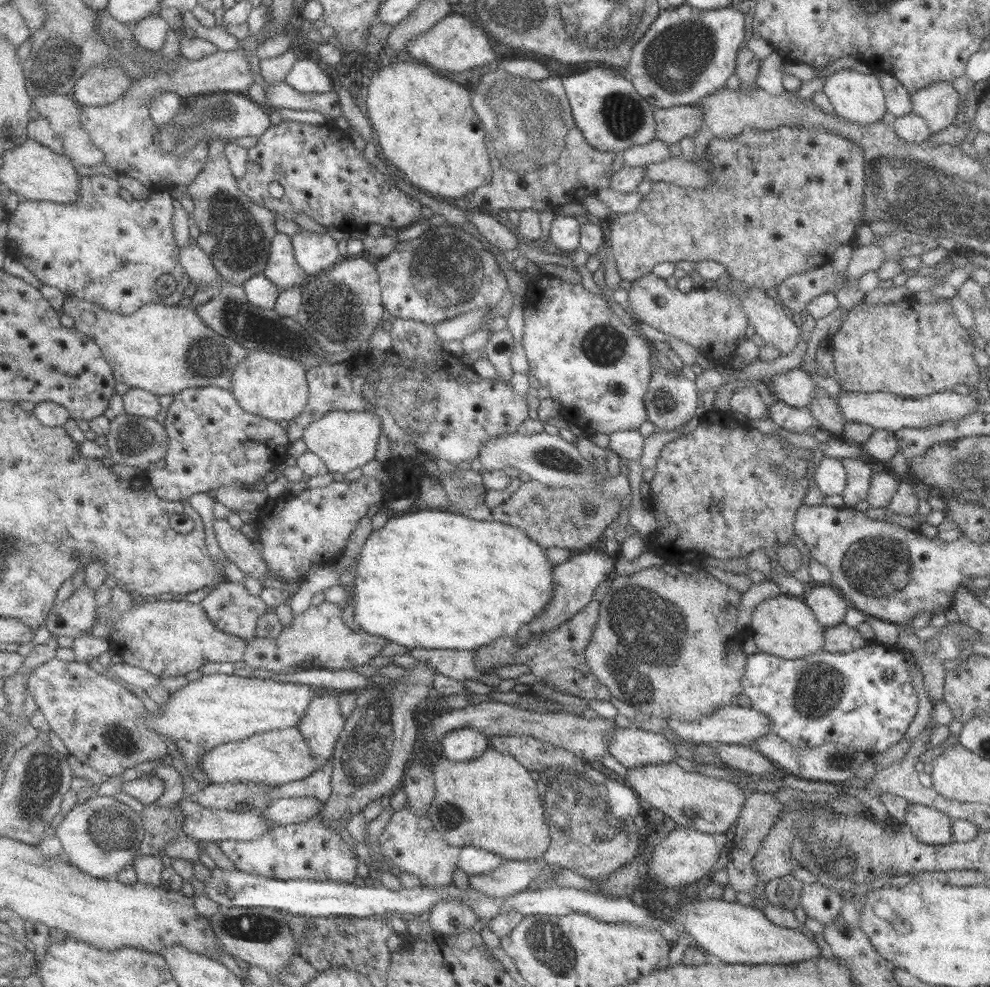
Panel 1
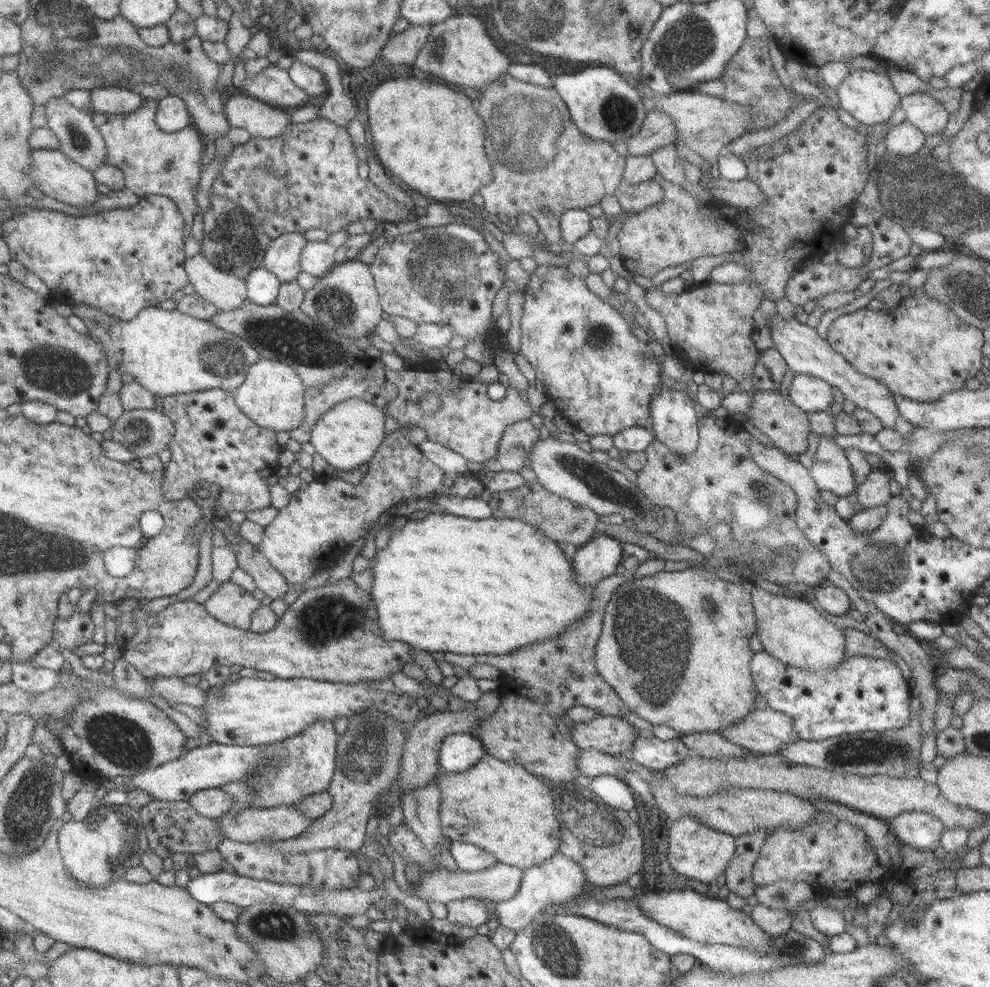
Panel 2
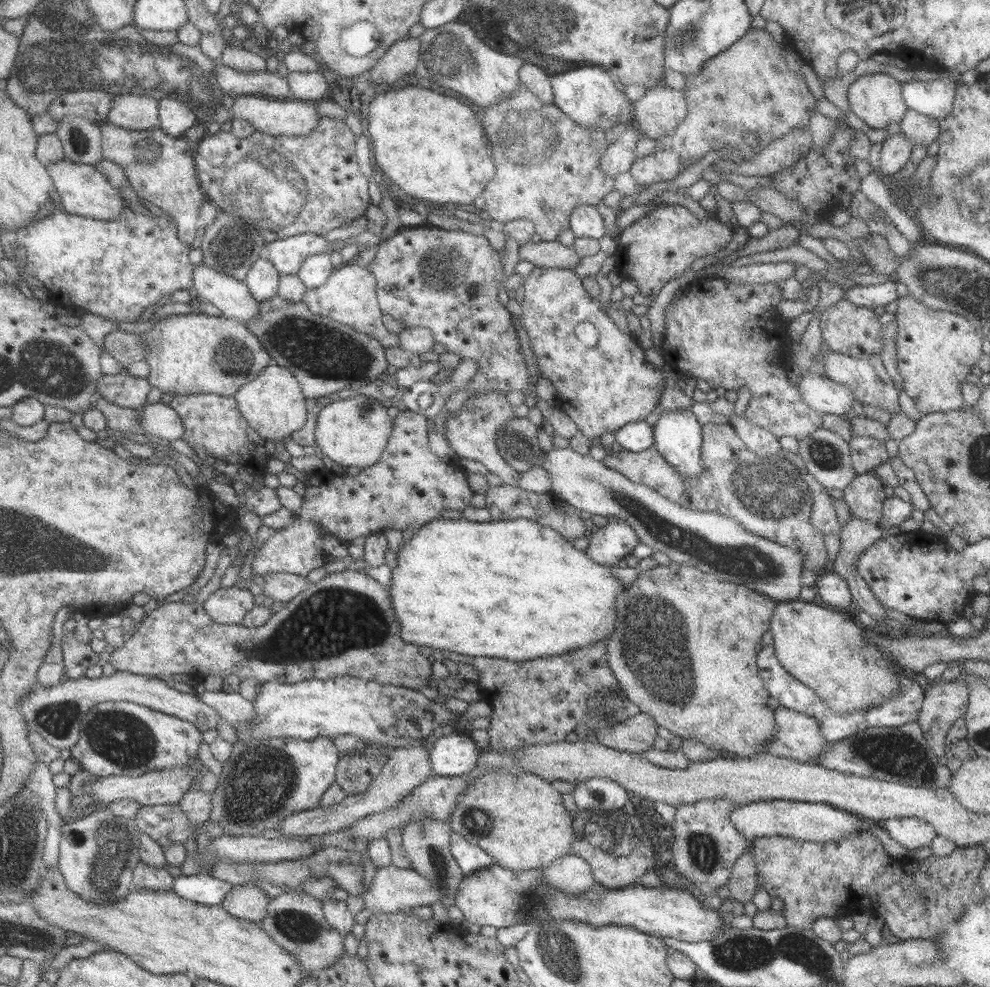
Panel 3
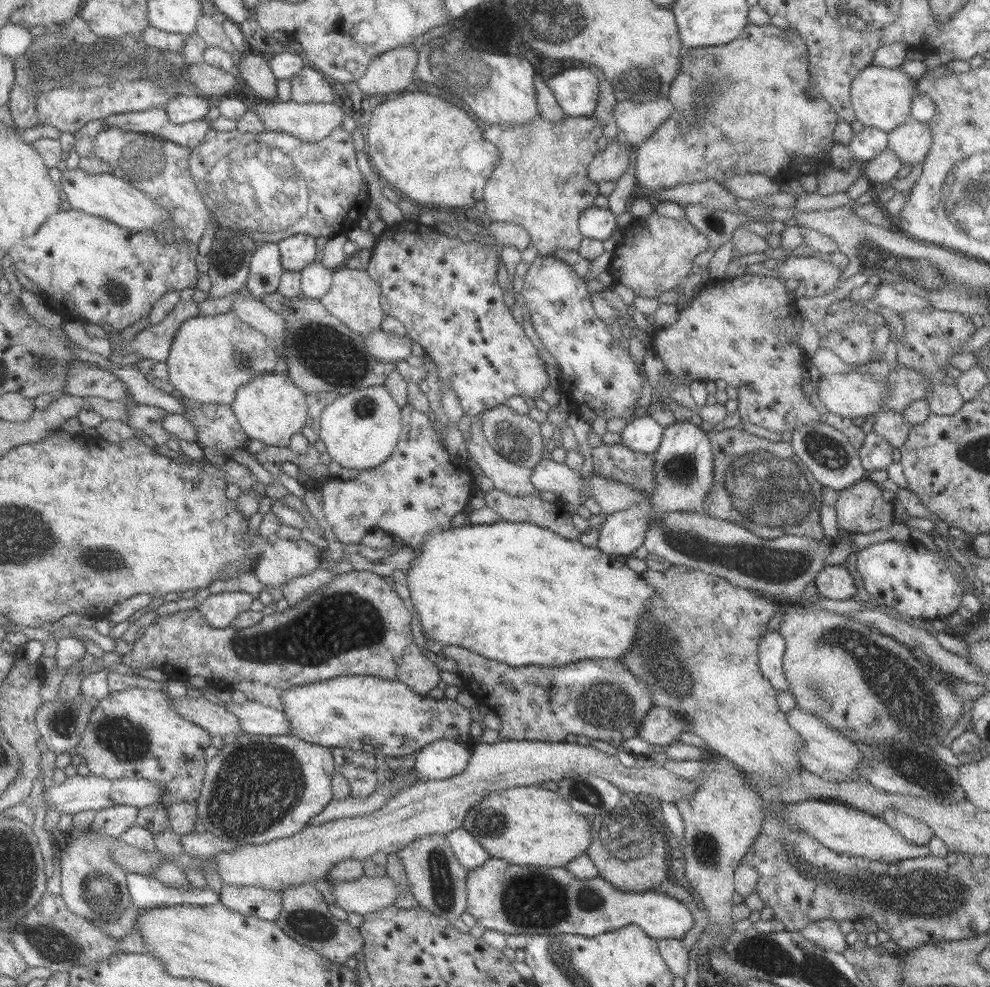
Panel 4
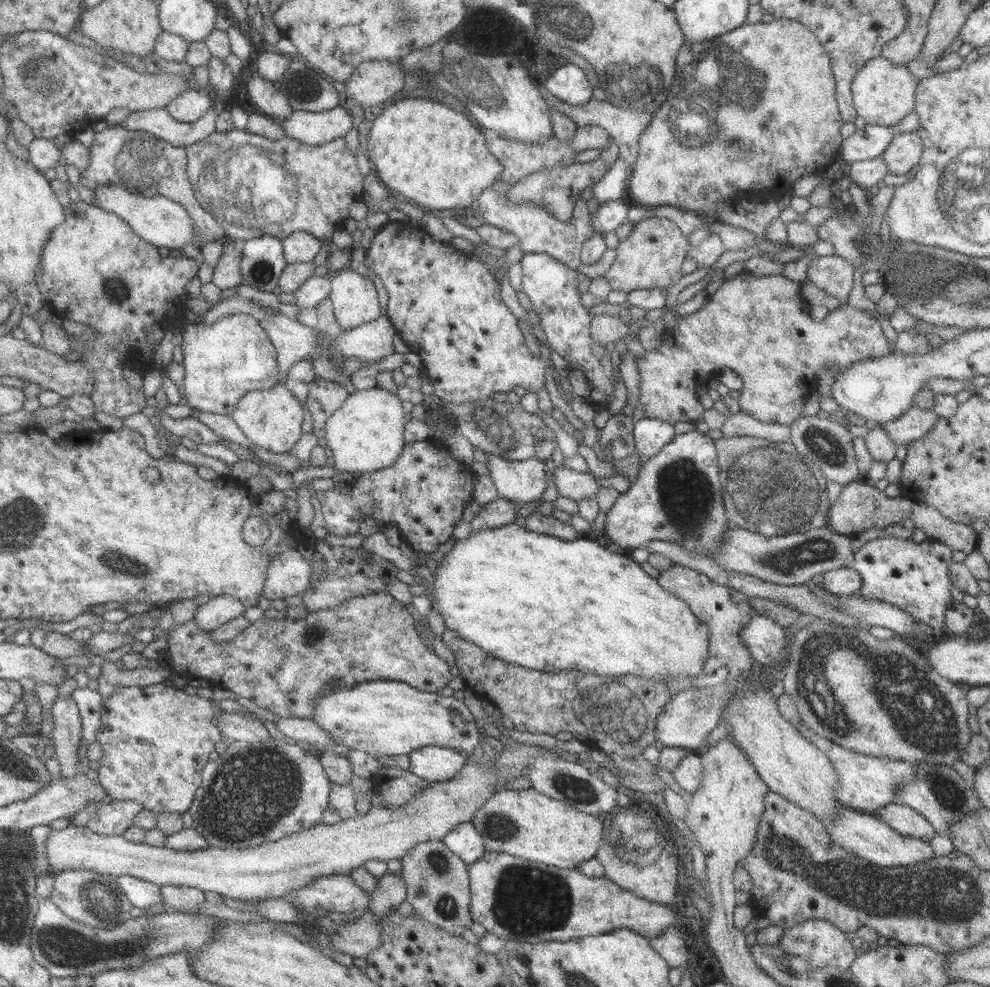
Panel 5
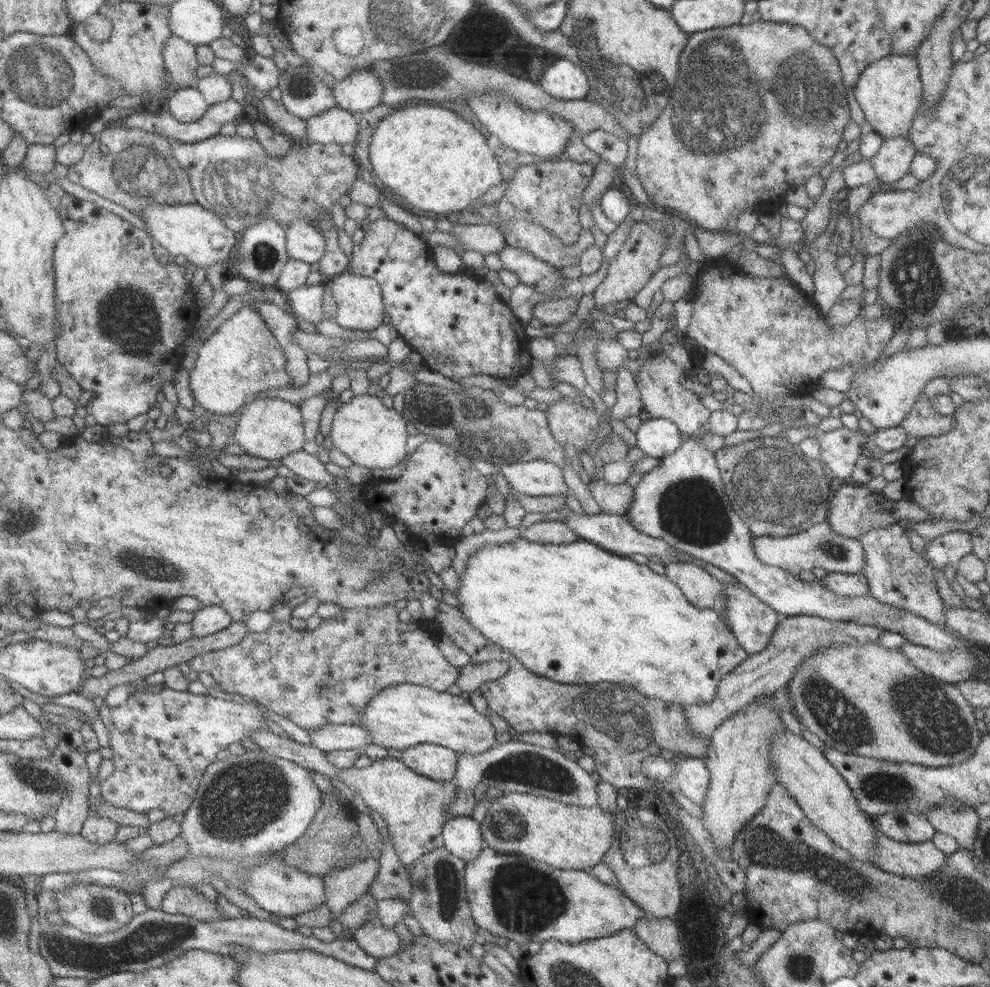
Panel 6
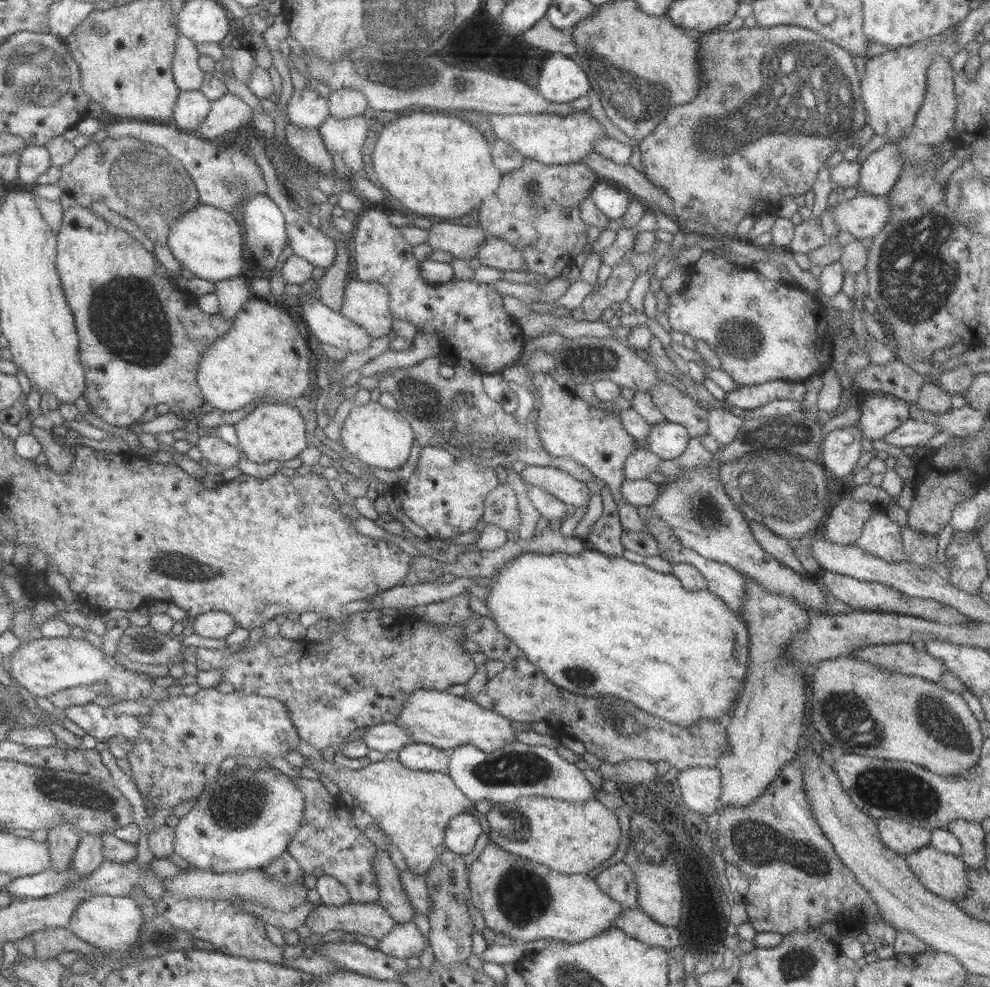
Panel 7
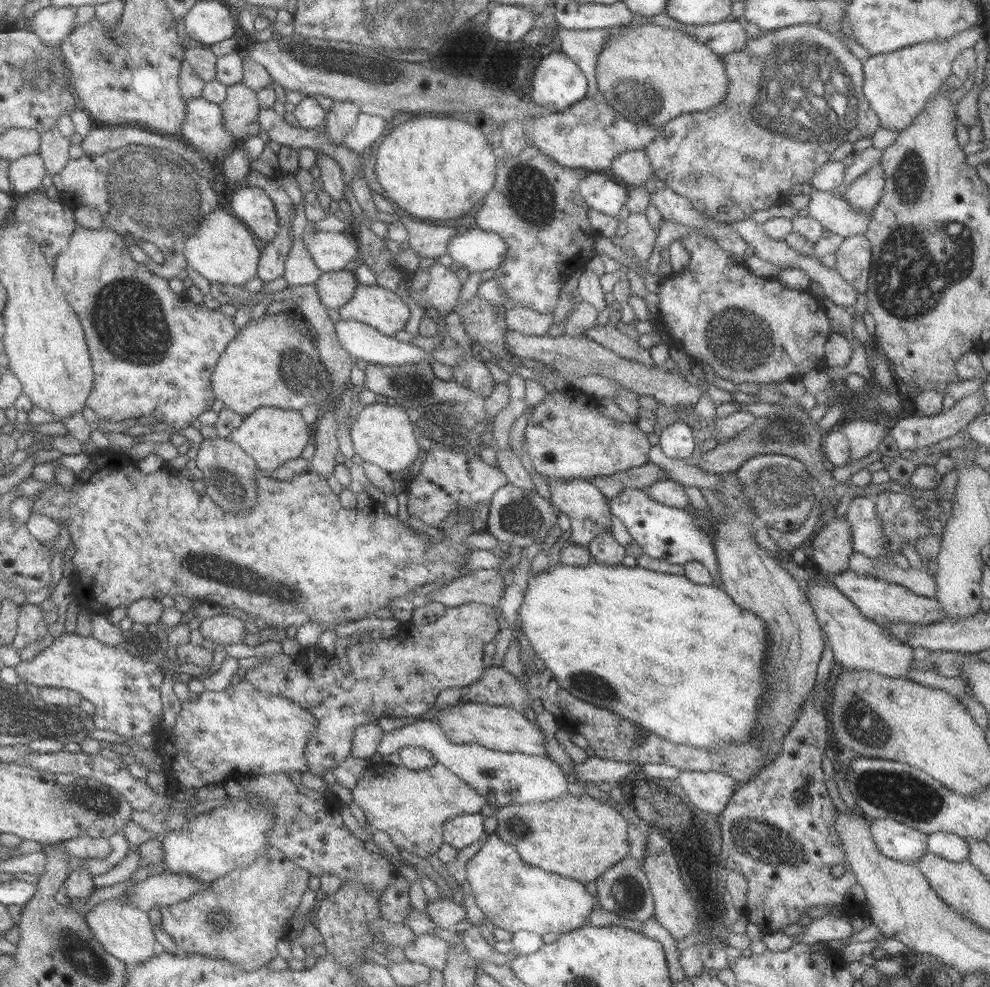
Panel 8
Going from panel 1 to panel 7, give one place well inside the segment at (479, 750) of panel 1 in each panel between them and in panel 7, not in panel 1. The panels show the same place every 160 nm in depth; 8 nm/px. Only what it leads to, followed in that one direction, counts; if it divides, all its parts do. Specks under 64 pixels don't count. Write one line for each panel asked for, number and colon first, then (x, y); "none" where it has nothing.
2: (458, 752)
3: (455, 754)
4: (443, 759)
5: (431, 763)
6: (431, 761)
7: (420, 757)

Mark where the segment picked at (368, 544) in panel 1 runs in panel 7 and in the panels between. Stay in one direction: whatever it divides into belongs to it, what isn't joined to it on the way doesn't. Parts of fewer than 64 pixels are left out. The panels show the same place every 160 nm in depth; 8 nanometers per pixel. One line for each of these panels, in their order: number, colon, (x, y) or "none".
2: (443, 583)
3: (516, 590)
4: (513, 592)
5: (536, 601)
6: (577, 614)
7: (595, 625)

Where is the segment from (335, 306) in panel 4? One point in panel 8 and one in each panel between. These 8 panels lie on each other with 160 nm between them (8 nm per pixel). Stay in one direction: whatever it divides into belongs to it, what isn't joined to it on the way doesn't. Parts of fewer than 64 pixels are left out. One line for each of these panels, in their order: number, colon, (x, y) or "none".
5: (353, 298)
6: (358, 299)
7: (365, 303)
8: (382, 309)

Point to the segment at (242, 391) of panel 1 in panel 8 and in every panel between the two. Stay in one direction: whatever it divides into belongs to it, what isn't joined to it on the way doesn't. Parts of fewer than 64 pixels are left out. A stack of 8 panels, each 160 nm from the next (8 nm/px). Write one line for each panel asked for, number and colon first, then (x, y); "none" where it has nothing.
2: (271, 395)
3: (272, 404)
4: (270, 408)
5: (271, 418)
6: (269, 428)
7: (271, 431)
8: (270, 436)

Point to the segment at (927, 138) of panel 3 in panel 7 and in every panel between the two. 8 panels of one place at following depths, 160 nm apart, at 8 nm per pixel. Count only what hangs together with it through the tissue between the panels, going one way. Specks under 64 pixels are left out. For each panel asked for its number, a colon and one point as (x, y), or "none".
4: (911, 141)
5: (902, 155)
6: (892, 162)
7: (878, 173)

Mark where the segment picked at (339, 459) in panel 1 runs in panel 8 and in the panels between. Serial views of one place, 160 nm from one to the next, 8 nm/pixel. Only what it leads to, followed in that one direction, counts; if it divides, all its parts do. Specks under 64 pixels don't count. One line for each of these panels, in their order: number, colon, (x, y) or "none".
2: (347, 435)
3: (354, 431)
4: (359, 429)
5: (365, 433)
6: (366, 429)
7: (376, 436)
8: (381, 434)

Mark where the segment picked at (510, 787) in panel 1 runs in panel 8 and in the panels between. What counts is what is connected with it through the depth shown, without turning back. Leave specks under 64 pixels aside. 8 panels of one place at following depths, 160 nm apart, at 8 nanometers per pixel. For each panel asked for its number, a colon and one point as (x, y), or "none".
2: (498, 806)
3: (517, 818)
4: (524, 825)
5: (525, 823)
6: (565, 836)
7: (571, 837)
8: (579, 837)

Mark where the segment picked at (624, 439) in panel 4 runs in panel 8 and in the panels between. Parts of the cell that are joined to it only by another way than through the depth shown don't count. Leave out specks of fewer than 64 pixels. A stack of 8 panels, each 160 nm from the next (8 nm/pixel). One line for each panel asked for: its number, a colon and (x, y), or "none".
5: (649, 434)
6: (656, 437)
7: (666, 440)
8: (676, 441)

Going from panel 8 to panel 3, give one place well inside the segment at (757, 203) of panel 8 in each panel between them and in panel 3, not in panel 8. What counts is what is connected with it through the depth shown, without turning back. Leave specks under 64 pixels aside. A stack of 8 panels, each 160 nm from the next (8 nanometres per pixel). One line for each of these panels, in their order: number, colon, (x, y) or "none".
3: (744, 98)
4: (746, 107)
5: (750, 111)
6: (699, 158)
7: (773, 102)

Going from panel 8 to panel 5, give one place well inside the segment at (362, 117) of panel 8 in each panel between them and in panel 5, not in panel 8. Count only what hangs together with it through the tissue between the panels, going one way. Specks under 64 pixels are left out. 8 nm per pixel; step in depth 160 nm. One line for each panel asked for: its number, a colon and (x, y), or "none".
5: (309, 128)
6: (335, 125)
7: (346, 136)

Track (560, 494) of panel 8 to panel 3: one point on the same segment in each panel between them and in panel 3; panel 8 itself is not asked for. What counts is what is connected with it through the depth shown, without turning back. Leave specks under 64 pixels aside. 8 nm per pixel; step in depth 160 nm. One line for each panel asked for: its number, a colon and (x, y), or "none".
3: (471, 433)
4: (510, 478)
5: (523, 481)
6: (537, 477)
7: (565, 488)

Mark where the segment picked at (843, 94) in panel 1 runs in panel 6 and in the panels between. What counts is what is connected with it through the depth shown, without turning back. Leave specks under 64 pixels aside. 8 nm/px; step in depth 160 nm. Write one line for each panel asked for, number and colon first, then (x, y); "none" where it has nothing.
2: (868, 96)
3: (876, 98)
4: (881, 97)
5: (882, 92)
6: (888, 91)

